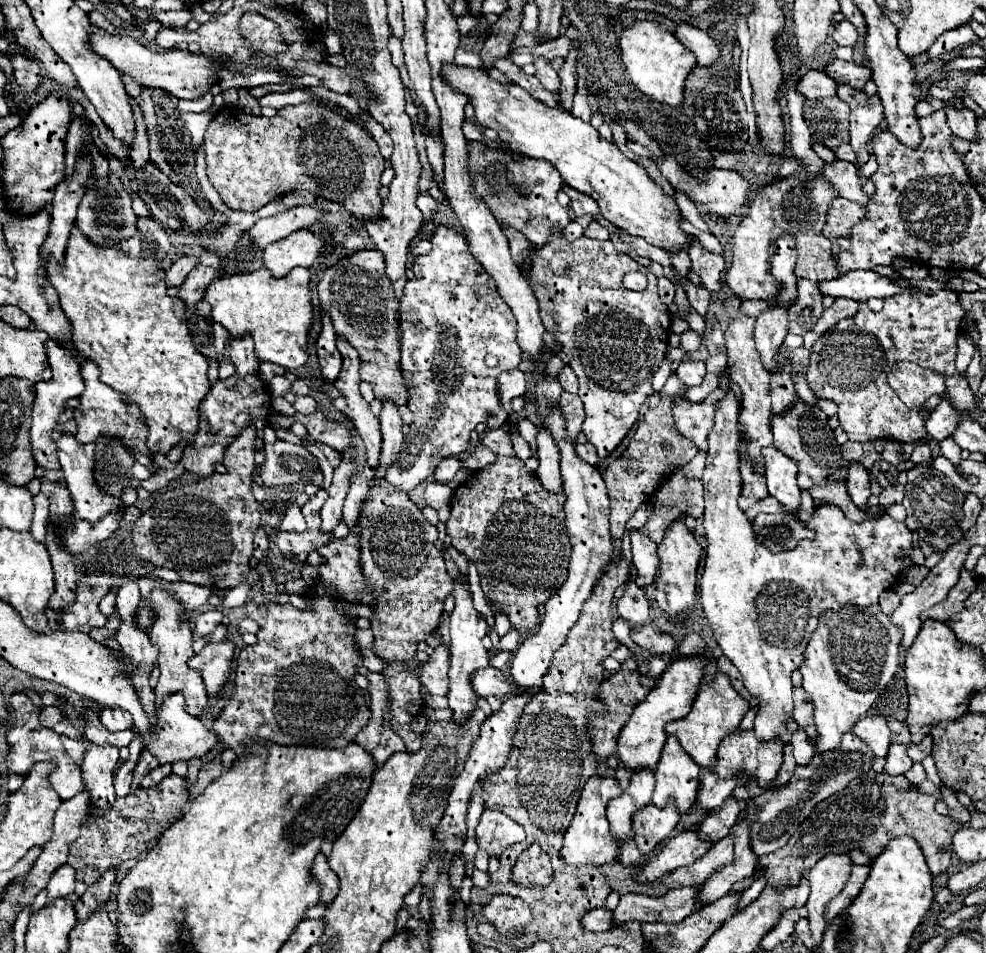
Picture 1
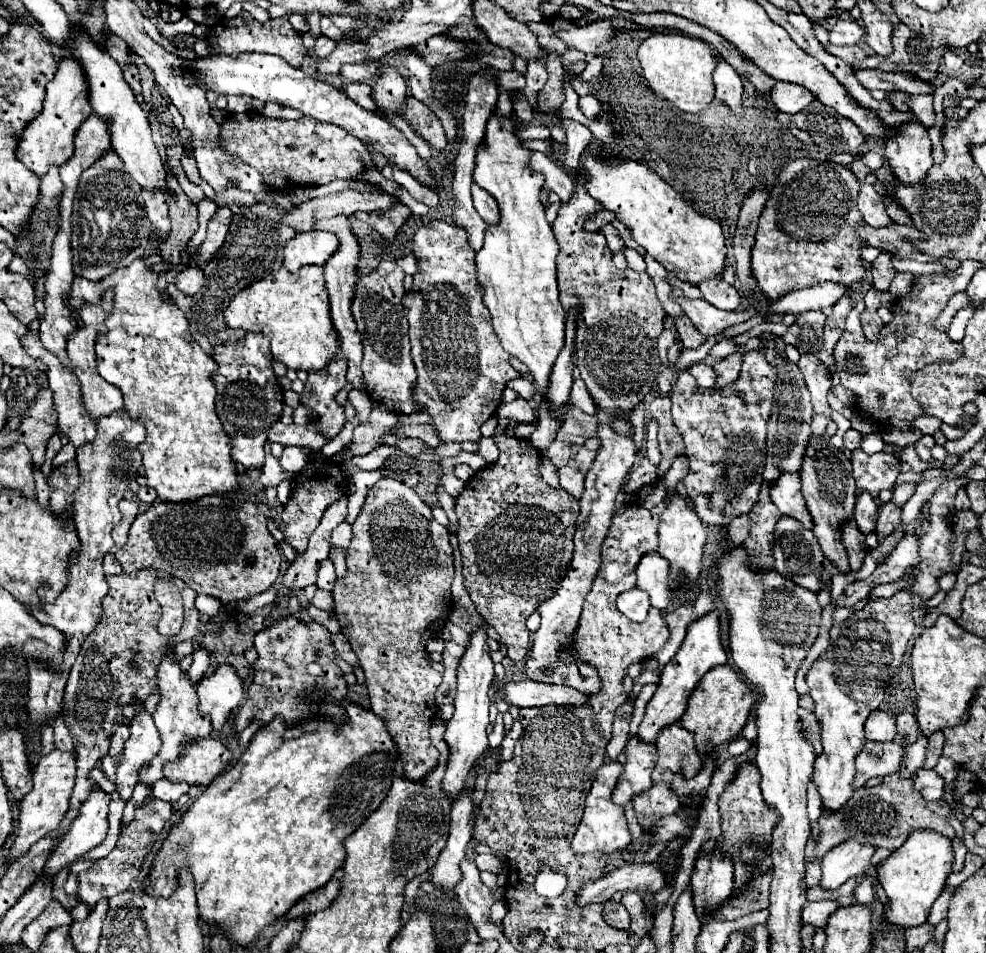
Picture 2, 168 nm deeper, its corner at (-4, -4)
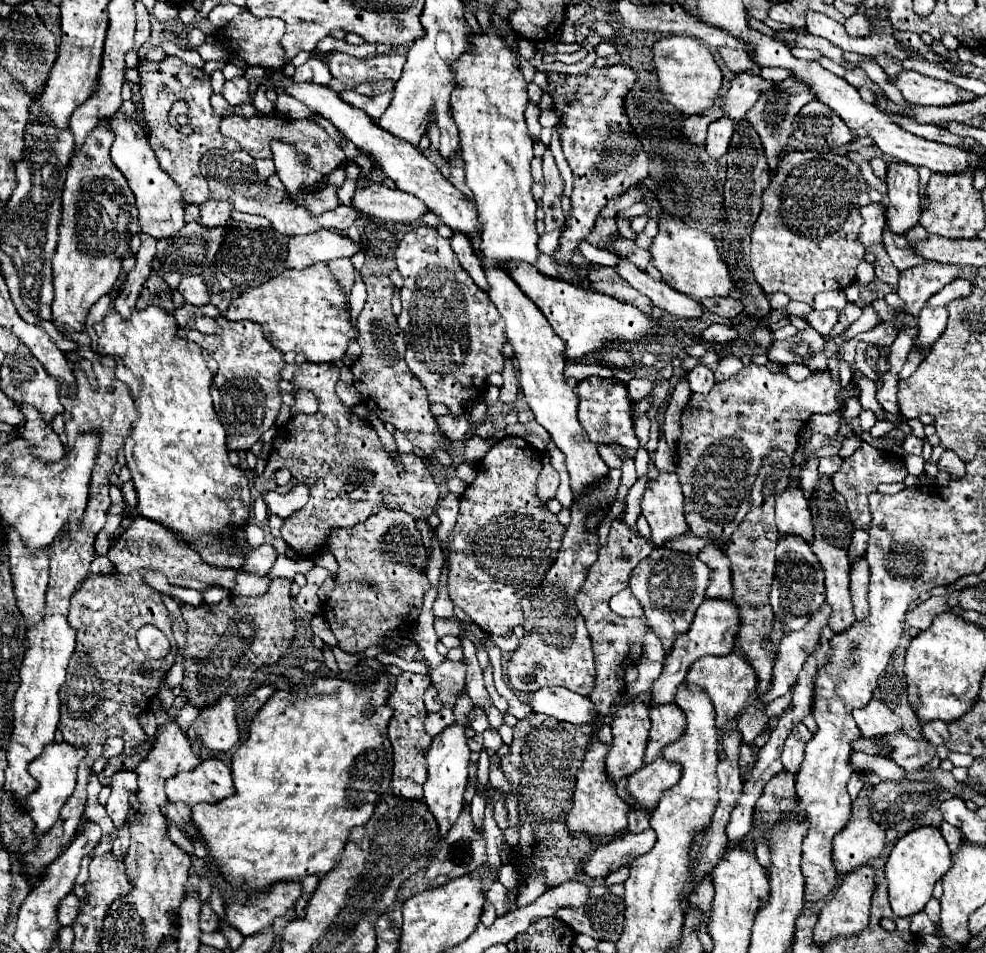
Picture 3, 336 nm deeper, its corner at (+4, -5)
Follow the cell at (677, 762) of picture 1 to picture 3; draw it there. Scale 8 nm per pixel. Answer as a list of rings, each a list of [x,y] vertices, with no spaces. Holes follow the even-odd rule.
[[[665,703],[663,707],[649,707],[649,747],[645,751],[643,763],[649,765],[653,759],[661,755],[661,749],[679,739],[685,731],[685,715],[677,703]]]

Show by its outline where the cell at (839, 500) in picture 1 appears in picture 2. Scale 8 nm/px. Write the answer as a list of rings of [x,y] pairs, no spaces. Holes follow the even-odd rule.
[[[855,520],[841,524],[841,544],[847,550],[851,570],[859,570],[861,564],[863,564],[863,558],[867,554],[863,542],[865,542],[865,534],[861,534],[861,530],[857,530]]]

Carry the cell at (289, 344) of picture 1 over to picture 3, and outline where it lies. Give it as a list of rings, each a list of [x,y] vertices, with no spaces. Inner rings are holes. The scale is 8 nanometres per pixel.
[[[315,263],[307,269],[287,269],[271,281],[249,289],[229,303],[227,315],[229,321],[255,321],[263,327],[265,337],[279,351],[303,353],[311,363],[335,363],[339,361],[351,339],[357,339],[359,331],[351,323],[351,313],[347,299],[341,291],[337,279],[329,271],[327,263]]]

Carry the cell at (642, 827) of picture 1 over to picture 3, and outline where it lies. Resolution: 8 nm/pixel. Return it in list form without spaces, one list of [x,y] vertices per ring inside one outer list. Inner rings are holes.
[[[665,757],[657,759],[657,763],[649,763],[641,767],[641,771],[635,771],[629,775],[627,791],[635,797],[635,801],[643,803],[645,809],[655,807],[657,799],[661,797],[661,791],[673,787],[681,779],[681,767],[677,763],[669,763]]]

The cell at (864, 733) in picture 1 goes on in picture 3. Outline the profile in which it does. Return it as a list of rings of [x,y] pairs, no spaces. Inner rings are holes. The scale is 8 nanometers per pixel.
[[[871,699],[867,707],[853,711],[853,717],[863,737],[889,735],[901,729],[901,717],[895,715],[883,701],[877,701],[877,699]]]

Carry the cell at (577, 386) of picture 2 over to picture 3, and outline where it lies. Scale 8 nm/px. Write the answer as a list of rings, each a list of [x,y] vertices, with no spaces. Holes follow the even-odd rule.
[[[593,375],[585,381],[579,381],[577,393],[579,393],[579,421],[585,427],[591,443],[595,445],[615,443],[625,451],[625,457],[633,459],[639,449],[639,439],[635,437],[635,431],[633,431],[633,413],[631,413],[633,401],[629,399],[627,383]]]

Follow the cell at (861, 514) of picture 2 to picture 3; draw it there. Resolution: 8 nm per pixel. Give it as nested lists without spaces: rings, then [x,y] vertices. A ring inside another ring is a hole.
[[[855,531],[853,533],[853,539],[851,539],[851,545],[849,545],[849,559],[861,559],[865,557],[865,551],[867,551],[867,541],[869,541],[869,533],[867,531]]]

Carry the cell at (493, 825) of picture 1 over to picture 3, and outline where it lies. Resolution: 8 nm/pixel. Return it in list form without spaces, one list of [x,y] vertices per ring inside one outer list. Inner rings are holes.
[[[489,883],[489,889],[487,889],[487,895],[489,895],[489,901],[493,903],[493,907],[495,907],[495,911],[497,911],[497,917],[503,917],[505,913],[507,913],[507,909],[505,909],[505,901],[509,899],[509,891],[501,885],[501,883]]]

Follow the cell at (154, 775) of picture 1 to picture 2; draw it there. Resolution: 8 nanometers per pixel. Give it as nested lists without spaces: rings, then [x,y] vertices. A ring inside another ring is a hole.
[[[161,778],[157,780],[157,784],[153,784],[153,796],[165,802],[175,802],[177,796],[183,796],[185,792],[189,792],[189,784],[185,782],[173,782],[169,778]]]

